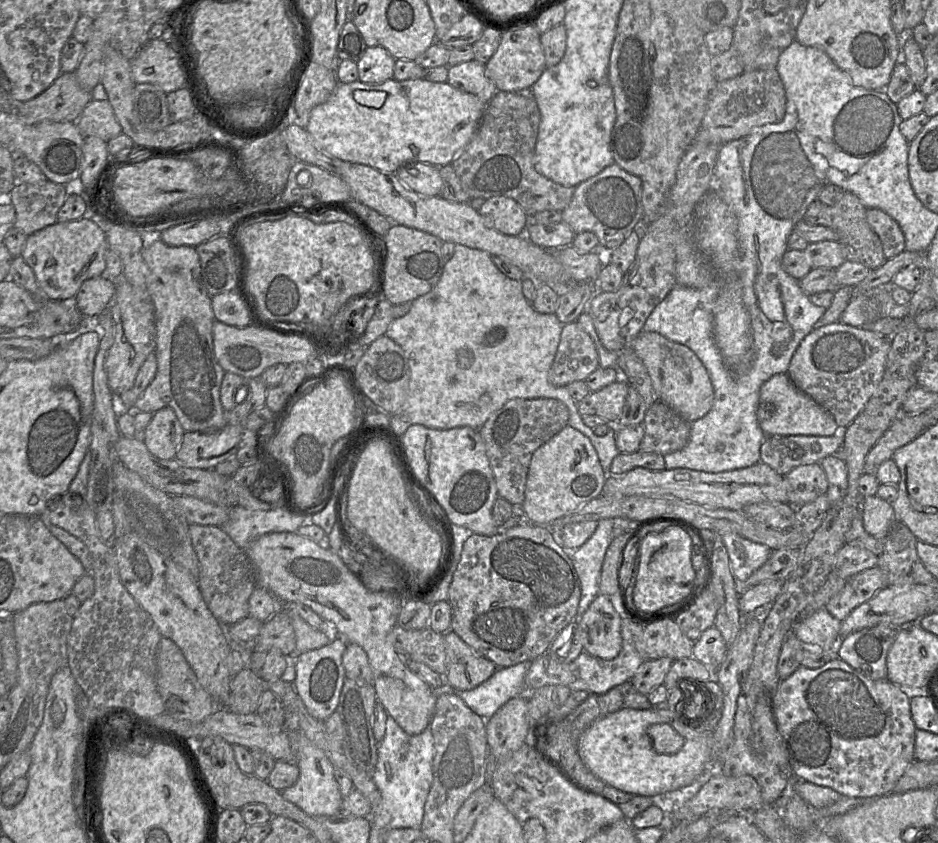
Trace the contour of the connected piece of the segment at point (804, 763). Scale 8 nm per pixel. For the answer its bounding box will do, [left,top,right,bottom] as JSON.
[772,658,916,798]

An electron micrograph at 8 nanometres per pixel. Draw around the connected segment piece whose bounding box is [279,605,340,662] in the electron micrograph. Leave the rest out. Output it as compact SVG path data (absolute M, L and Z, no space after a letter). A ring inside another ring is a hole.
M289 605L287 608L283 608L279 611L287 612L295 632L295 651L291 655L285 655L290 658L291 662L294 662L294 660L304 652L324 647L340 636L337 631L330 630L329 633L323 633L311 627L295 610L290 609Z

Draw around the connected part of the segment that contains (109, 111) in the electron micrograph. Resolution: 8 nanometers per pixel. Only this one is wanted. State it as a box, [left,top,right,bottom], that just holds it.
[76,99,122,142]

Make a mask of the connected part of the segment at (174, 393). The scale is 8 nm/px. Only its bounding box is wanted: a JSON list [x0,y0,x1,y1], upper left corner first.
[133,237,227,431]

